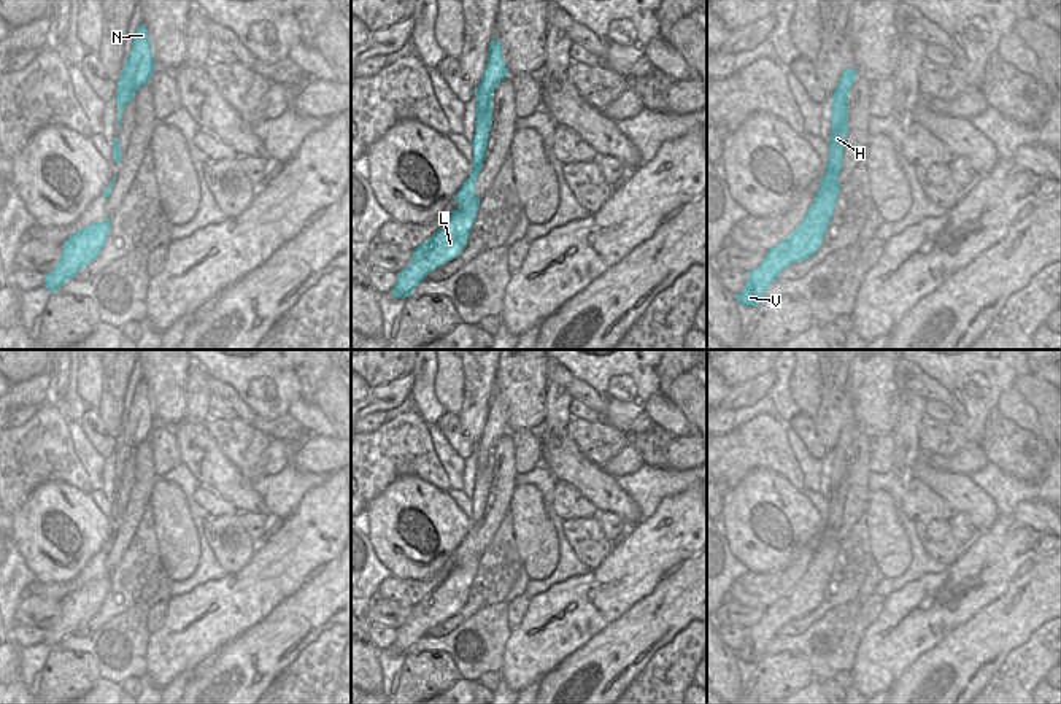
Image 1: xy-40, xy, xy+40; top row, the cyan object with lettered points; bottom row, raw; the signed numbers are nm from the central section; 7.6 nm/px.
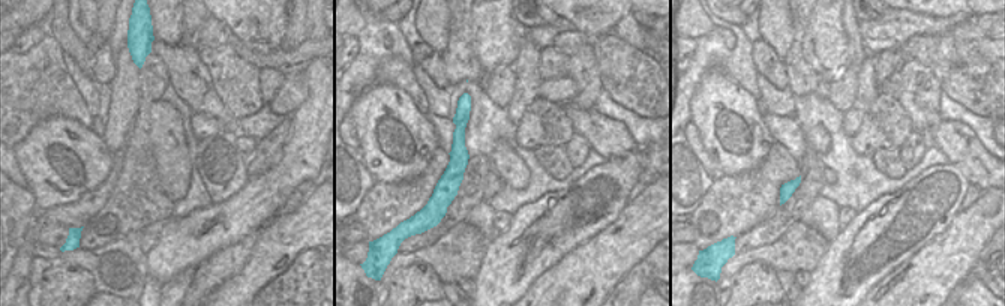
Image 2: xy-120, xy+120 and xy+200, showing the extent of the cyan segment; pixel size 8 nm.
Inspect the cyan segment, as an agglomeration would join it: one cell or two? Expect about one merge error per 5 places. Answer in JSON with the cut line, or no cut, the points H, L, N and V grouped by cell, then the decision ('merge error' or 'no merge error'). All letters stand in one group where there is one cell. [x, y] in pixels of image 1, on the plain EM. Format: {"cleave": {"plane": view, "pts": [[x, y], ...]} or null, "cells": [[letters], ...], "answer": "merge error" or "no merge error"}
{"cleave": null, "cells": [["H", "L", "N", "V"]], "answer": "no merge error"}

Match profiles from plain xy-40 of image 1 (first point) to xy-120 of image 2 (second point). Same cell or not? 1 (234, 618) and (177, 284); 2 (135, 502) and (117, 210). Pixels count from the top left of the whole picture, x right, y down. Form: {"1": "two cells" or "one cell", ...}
{"1": "two cells", "2": "two cells"}

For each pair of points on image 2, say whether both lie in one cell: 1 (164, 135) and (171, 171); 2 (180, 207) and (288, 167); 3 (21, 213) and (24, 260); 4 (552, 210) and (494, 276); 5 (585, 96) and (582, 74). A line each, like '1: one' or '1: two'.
1: one
2: two
3: two
4: one
5: one

